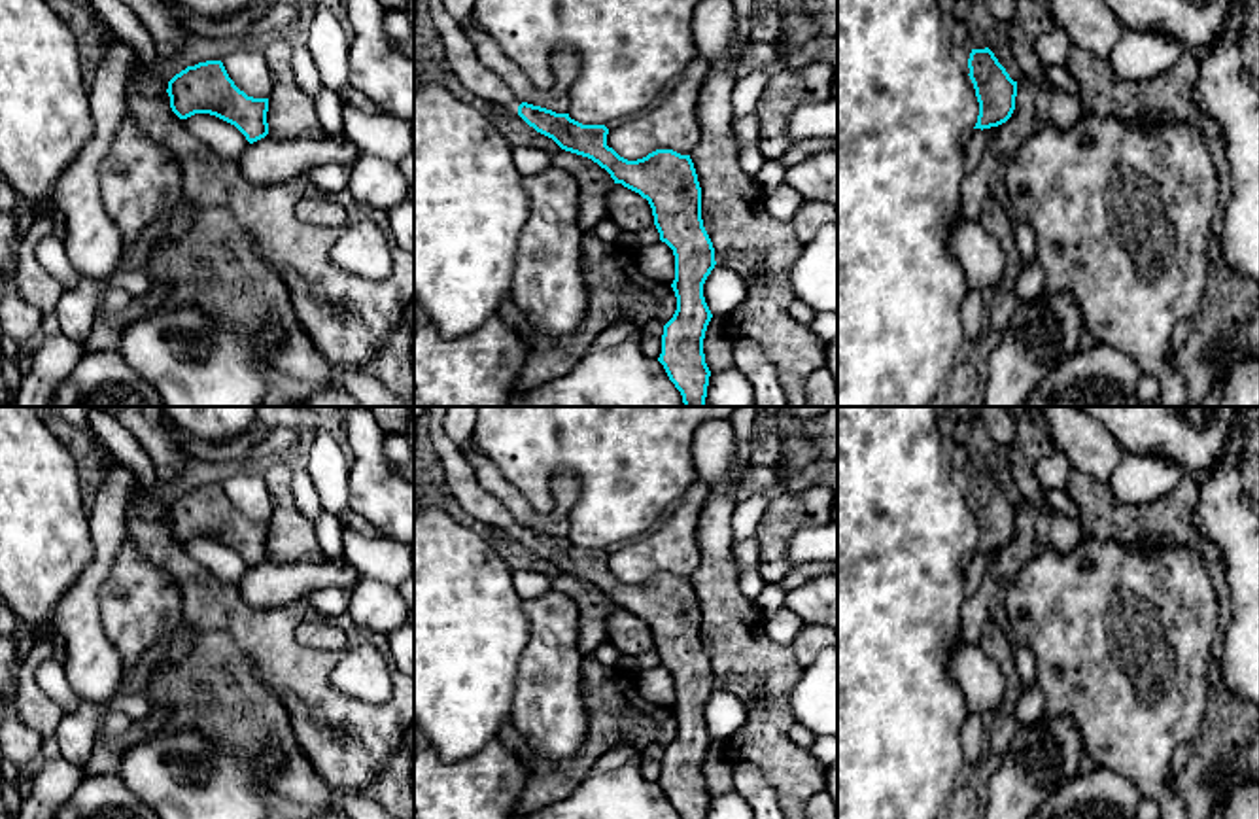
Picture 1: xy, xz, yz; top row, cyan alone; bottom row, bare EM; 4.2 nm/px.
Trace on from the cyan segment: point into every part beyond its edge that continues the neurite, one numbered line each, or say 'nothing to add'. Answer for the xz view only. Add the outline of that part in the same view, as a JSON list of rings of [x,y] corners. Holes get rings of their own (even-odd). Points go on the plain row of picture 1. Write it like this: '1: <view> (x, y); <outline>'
1: xz (460, 477); [[[425,407],[429,435],[437,450],[437,462],[442,465],[444,484],[469,516],[518,539],[522,524],[495,496],[480,486],[474,469],[459,446],[446,435],[446,409],[448,407]]]

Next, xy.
nothing to add

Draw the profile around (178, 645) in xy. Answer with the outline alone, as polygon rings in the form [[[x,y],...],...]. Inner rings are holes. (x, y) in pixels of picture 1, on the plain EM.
[[[191,626],[176,630],[164,647],[161,664],[164,668],[178,666],[187,656],[193,641],[195,641],[195,630]]]

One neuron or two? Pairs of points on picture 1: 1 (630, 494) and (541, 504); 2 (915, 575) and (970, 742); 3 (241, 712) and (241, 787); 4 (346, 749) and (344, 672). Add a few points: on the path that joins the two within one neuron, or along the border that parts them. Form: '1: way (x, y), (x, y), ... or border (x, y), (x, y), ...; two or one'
1: way (602, 466), (598, 462), (558, 462), (545, 475); one
2: border (968, 712), (961, 731), (965, 768); two
3: border (201, 731), (248, 753), (275, 740), (284, 759); two
4: border (337, 664), (333, 683), (343, 693), (363, 700); two

